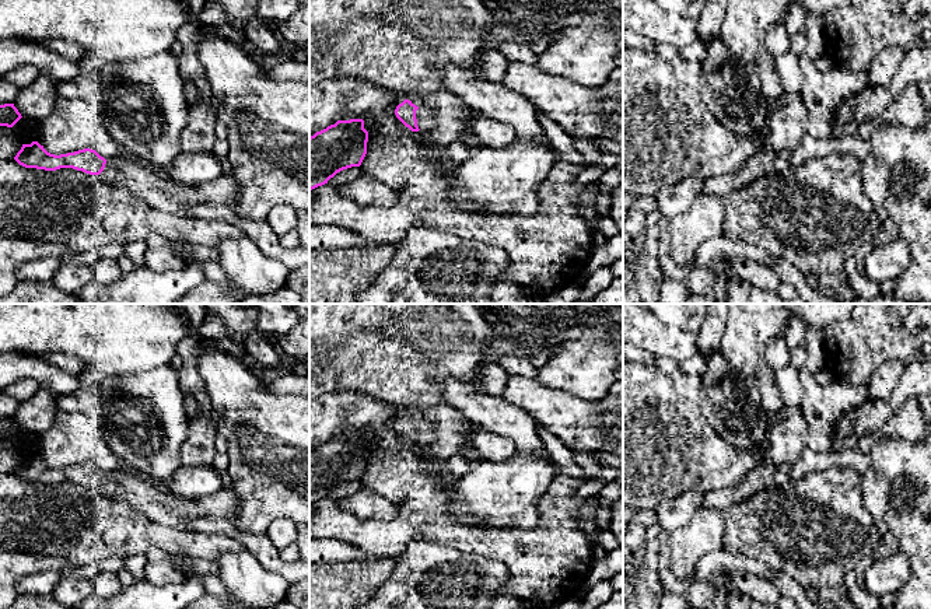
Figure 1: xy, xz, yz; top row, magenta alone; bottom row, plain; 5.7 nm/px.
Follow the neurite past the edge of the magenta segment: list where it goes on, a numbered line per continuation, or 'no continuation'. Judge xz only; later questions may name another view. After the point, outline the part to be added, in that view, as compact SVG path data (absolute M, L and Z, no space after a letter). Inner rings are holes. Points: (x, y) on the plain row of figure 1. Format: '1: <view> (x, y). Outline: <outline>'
1: xz (444, 430). Outline: M449 403L413 412L412 417L419 421L416 433L420 445L441 461L463 451L470 433L476 428L461 410Z

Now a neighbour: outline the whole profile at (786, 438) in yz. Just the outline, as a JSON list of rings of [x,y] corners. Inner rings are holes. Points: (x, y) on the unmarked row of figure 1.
[[[798,410],[787,412],[780,419],[771,421],[766,430],[767,458],[774,472],[783,463],[794,465],[806,448],[808,423]]]

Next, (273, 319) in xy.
[[[253,304],[258,330],[272,340],[294,329],[309,315],[309,304]]]

